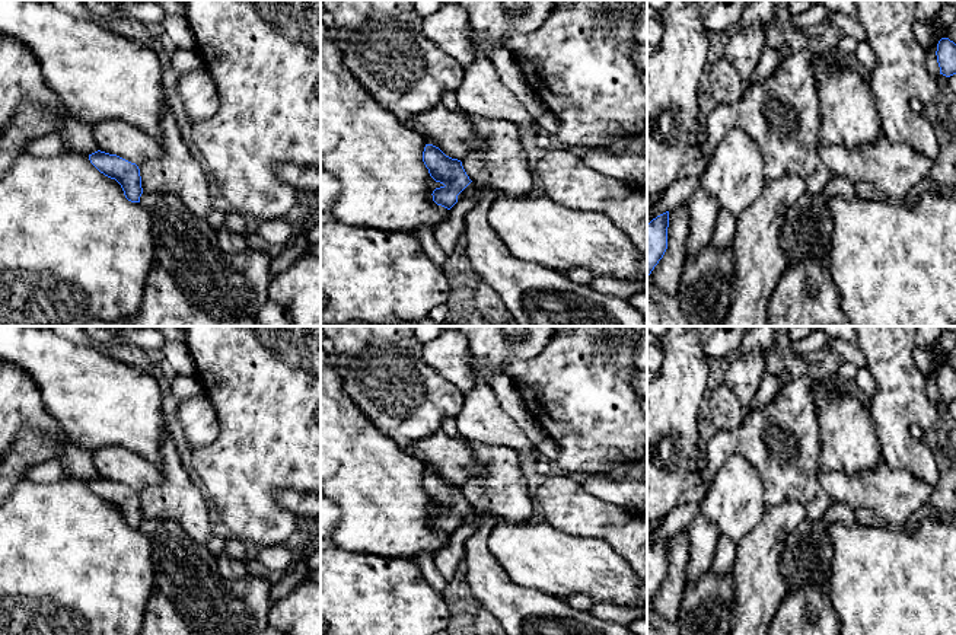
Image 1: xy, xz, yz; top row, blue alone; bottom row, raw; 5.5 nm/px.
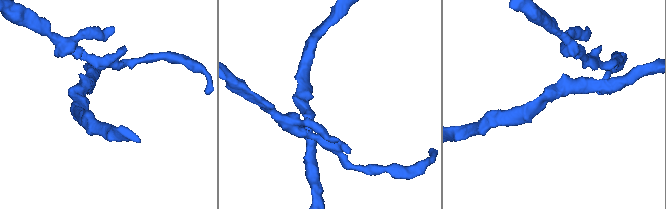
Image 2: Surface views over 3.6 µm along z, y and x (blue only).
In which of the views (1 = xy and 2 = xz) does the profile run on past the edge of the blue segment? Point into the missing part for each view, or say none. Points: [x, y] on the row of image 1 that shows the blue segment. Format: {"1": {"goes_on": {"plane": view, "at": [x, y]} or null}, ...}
{"1": {"goes_on": null}, "2": {"goes_on": null}}

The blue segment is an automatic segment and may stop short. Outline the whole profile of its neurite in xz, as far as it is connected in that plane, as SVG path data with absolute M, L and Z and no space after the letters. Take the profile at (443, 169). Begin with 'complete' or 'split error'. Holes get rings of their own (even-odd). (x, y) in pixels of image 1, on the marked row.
complete; M426 144L423 162L430 176L442 186L433 191L433 201L450 210L458 202L458 195L472 182L462 162L446 156L439 147Z

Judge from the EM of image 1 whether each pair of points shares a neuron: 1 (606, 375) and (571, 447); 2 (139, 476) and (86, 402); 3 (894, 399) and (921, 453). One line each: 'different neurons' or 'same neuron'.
1: same neuron
2: different neurons
3: same neuron

